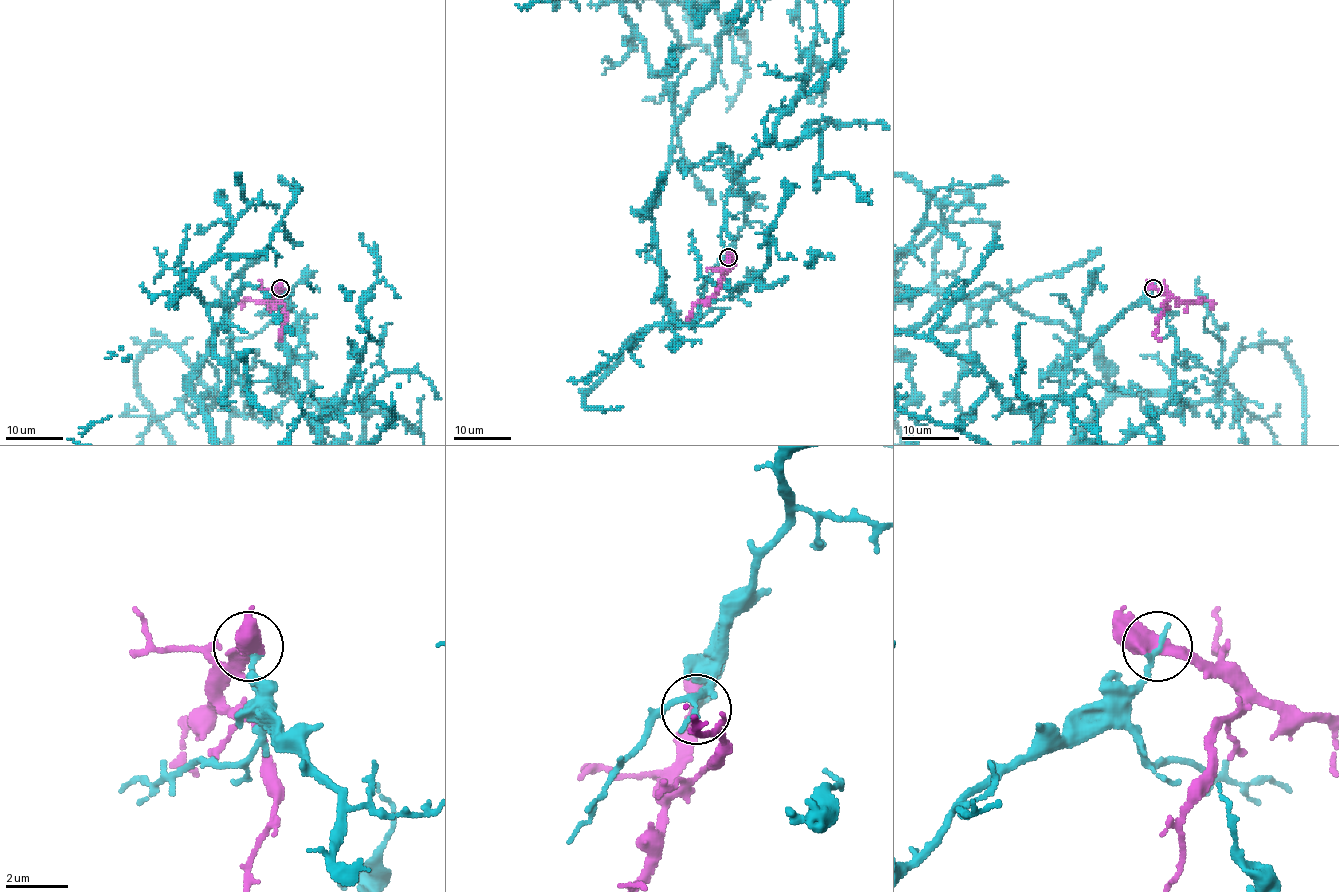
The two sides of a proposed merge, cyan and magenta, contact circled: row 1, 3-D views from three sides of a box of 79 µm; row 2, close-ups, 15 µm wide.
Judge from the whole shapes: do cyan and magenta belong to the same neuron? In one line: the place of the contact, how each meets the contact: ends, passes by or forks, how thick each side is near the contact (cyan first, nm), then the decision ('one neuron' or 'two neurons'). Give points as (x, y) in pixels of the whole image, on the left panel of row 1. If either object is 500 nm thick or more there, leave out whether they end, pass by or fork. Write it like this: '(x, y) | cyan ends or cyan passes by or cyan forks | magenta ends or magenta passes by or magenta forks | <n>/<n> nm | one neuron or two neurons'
(280, 288) | cyan ends | magenta passes by | 200/400 nm | two neurons

